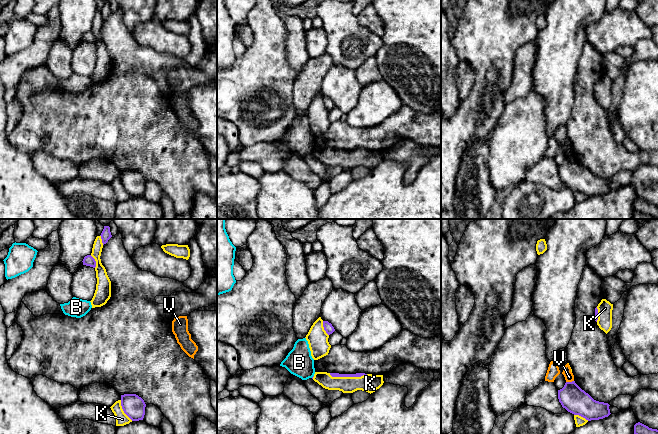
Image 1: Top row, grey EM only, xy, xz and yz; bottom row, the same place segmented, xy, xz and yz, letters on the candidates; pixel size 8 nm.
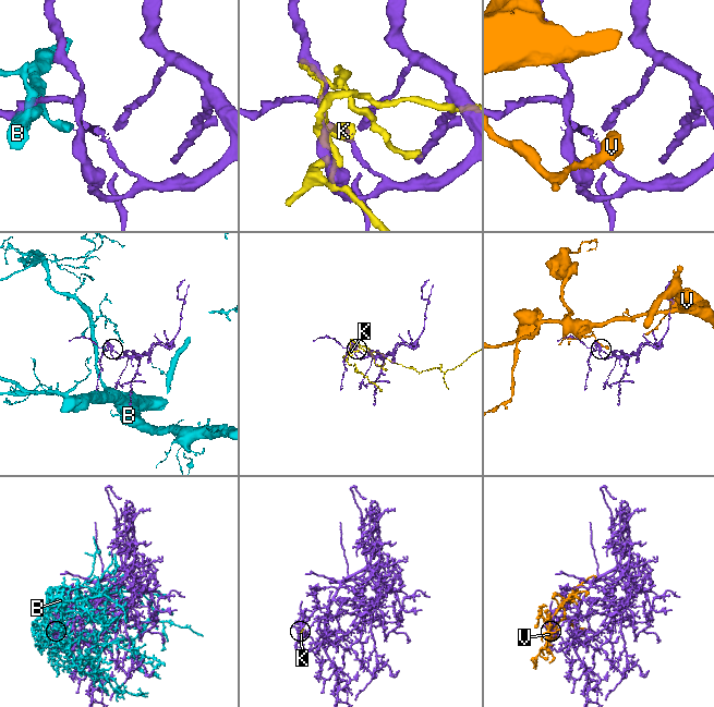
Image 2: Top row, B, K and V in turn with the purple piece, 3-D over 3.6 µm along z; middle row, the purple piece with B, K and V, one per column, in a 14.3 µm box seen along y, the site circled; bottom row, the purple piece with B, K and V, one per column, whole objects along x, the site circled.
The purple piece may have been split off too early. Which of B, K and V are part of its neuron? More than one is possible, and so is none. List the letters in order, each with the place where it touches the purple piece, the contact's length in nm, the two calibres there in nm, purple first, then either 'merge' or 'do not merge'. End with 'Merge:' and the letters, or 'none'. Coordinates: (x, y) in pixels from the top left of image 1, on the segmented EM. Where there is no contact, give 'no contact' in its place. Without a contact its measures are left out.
B: no contact | do not merge
K: xz (348, 376) | 320 nm | 30/150 nm | merge
V: yz (569, 382) | 70 nm | 200/80 nm | do not merge
Merge: K

